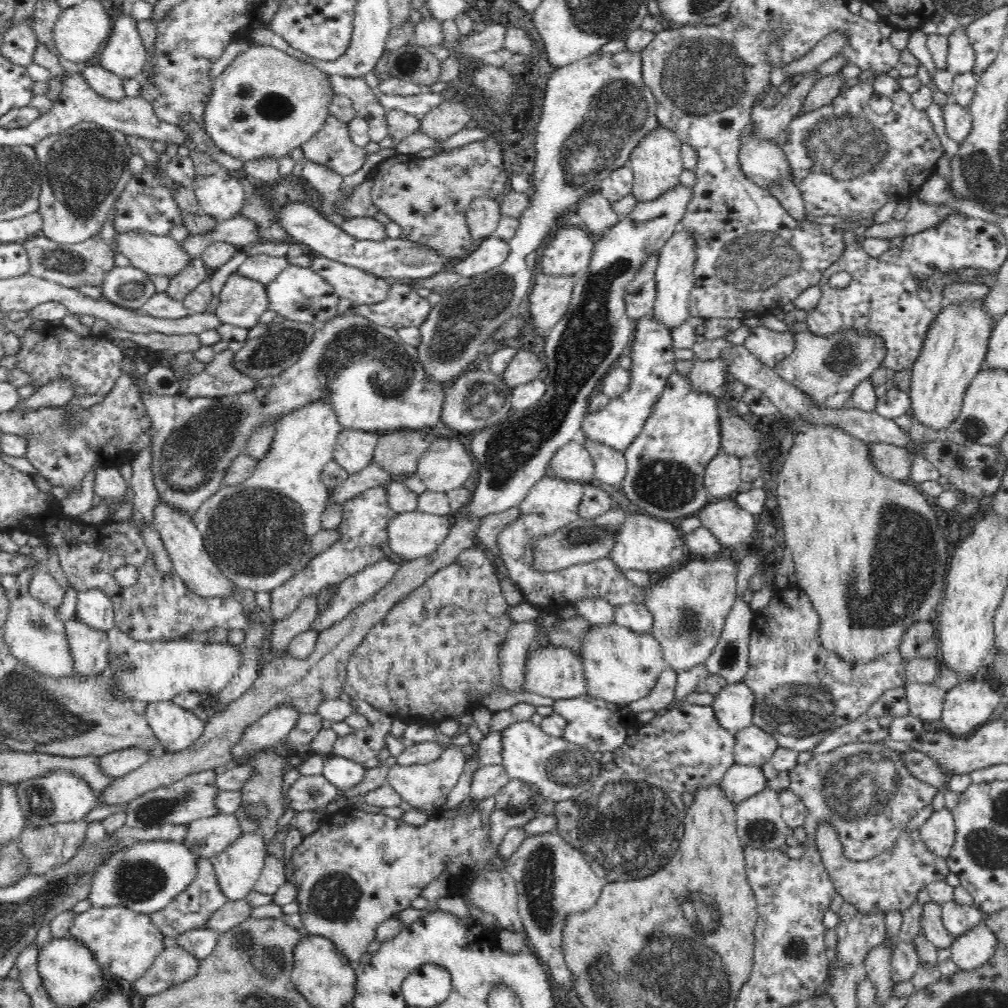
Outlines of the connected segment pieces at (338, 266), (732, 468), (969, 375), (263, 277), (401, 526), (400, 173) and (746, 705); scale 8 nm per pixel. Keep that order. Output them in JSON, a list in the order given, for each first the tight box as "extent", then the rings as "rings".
[{"extent":[311,255,390,306],"rings":[[[322,255],[312,256],[311,268],[334,286],[340,298],[352,300],[353,306],[379,304],[390,294],[389,280]]]},{"extent":[704,452,742,499],"rings":[[[720,452],[706,466],[704,487],[711,499],[729,498],[742,484],[740,457]]]},{"extent":[908,299,994,431],"rings":[[[984,299],[957,306],[946,305],[924,338],[921,353],[911,369],[912,380],[908,392],[912,418],[924,426],[945,431],[958,418],[970,382],[984,368],[994,328],[992,317],[984,311]]]},{"extent":[237,254,288,287],"rings":[[[266,254],[250,255],[237,269],[244,278],[252,278],[266,287],[288,266],[286,257]]]},{"extent":[388,510,453,561],"rings":[[[418,510],[395,514],[388,522],[388,544],[399,561],[432,554],[446,540],[453,521]]]},{"extent":[368,137,511,260],"rings":[[[488,137],[444,150],[430,158],[422,158],[418,154],[395,154],[372,170],[368,180],[370,178],[373,178],[374,182],[371,193],[374,205],[380,213],[390,217],[402,228],[401,238],[436,250],[450,260],[456,260],[467,253],[473,242],[466,217],[469,207],[475,199],[481,197],[500,200],[509,188],[511,174],[509,168],[504,165],[502,147],[494,137]]]},{"extent":[713,682,754,734],"rings":[[[744,682],[727,684],[715,695],[713,710],[718,723],[732,734],[753,724],[754,692]]]}]

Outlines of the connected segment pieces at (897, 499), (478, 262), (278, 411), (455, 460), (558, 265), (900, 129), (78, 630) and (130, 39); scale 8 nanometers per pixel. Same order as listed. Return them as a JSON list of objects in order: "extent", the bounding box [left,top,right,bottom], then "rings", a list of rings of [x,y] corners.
[{"extent":[777,426,949,663],"rings":[[[803,426],[800,432],[794,437],[794,444],[788,443],[786,450],[785,463],[777,478],[777,498],[778,506],[783,520],[783,530],[785,540],[784,546],[790,548],[795,562],[796,584],[809,597],[814,610],[820,617],[818,629],[818,641],[826,651],[830,651],[844,662],[872,663],[877,659],[883,658],[892,650],[899,650],[902,643],[902,634],[906,628],[910,628],[916,622],[931,621],[932,612],[938,611],[941,600],[943,599],[942,588],[946,580],[946,572],[949,566],[948,541],[946,530],[940,527],[936,513],[930,507],[928,500],[915,484],[909,481],[898,481],[886,477],[874,466],[870,458],[870,445],[866,445],[852,434],[845,430],[840,430],[837,426]]]},{"extent":[452,235,510,278],"rings":[[[491,235],[482,241],[480,247],[452,267],[460,276],[470,278],[476,274],[484,274],[496,266],[500,266],[510,254],[510,244]]]},{"extent":[133,309,447,516],"rings":[[[350,309],[326,321],[323,327],[315,329],[312,342],[303,350],[296,364],[283,370],[278,376],[270,375],[260,379],[251,391],[214,398],[190,398],[182,394],[169,397],[152,393],[146,383],[146,377],[137,371],[133,374],[133,381],[141,388],[141,399],[151,422],[150,468],[159,502],[173,506],[176,510],[189,512],[191,516],[200,510],[202,502],[206,502],[212,494],[220,490],[222,478],[232,459],[245,454],[249,446],[248,440],[258,428],[258,424],[264,420],[268,422],[273,415],[276,416],[275,420],[279,421],[310,402],[327,400],[343,429],[375,432],[444,426],[441,414],[447,385],[427,380],[417,348],[404,343],[395,328],[369,322],[366,318],[353,314]]]},{"extent":[414,437,474,493],"rings":[[[440,437],[418,460],[414,473],[427,490],[446,493],[462,488],[474,472],[472,456],[464,444],[454,437]]]},{"extent":[541,226,594,276],"rings":[[[564,226],[552,234],[542,256],[541,272],[548,276],[579,276],[589,267],[594,242],[582,228]]]},{"extent":[775,74,944,226],"rings":[[[886,74],[872,75],[840,92],[830,104],[794,116],[775,142],[786,153],[793,182],[802,192],[806,211],[815,217],[843,217],[851,220],[851,226],[860,219],[872,218],[888,202],[909,202],[916,197],[921,186],[936,172],[938,158],[944,154],[928,113],[916,109],[910,101],[910,93],[902,89],[898,78]]]},{"extent":[65,617,110,676],"rings":[[[78,617],[65,622],[66,640],[75,663],[74,675],[101,676],[109,666],[110,644],[107,631],[96,630]]]},{"extent":[100,9,147,80],"rings":[[[127,9],[118,11],[119,15],[112,19],[112,30],[100,55],[100,65],[123,80],[140,78],[147,59],[145,46],[137,22]]]}]

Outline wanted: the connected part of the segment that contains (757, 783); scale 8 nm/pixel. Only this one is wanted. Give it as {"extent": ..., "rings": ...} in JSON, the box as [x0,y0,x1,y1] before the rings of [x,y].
{"extent":[719,763,767,805],"rings":[[[734,763],[725,772],[724,779],[719,786],[726,795],[726,799],[737,805],[765,790],[767,782],[761,767]]]}

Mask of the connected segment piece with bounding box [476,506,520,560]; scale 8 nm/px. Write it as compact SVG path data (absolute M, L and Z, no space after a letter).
M515 506L501 513L488 515L482 518L478 530L476 530L476 542L489 553L492 560L498 554L497 547L498 535L508 524L512 524L514 520L518 520L520 516L520 507Z

